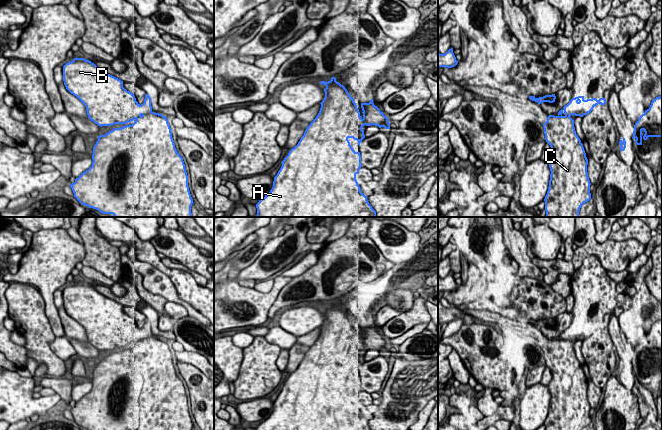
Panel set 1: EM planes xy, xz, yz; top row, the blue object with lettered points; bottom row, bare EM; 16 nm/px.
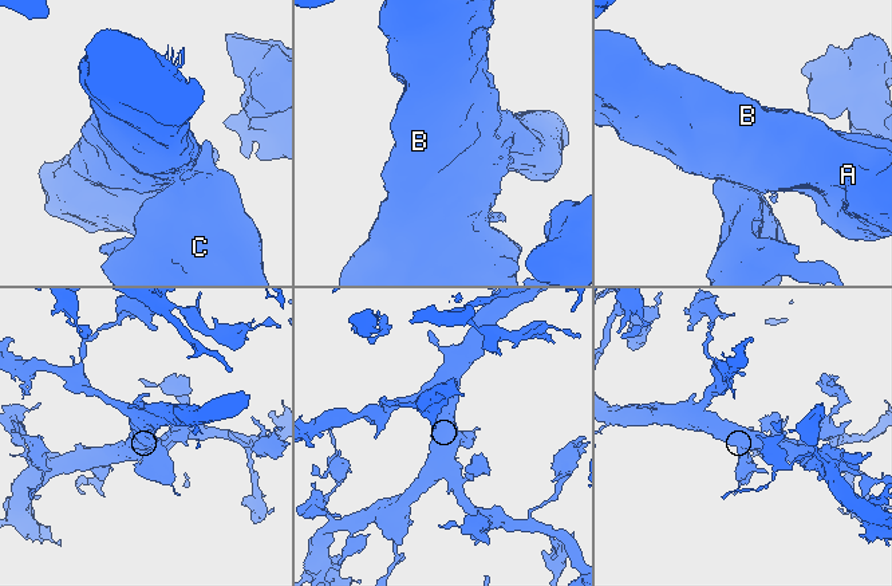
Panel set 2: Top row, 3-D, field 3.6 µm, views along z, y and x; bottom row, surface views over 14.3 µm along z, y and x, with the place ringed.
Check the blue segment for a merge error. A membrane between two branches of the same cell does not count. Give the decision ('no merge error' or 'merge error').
merge error

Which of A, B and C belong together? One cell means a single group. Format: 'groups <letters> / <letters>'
groups A B / C

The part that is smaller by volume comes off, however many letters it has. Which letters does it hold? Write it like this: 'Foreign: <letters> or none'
Foreign: C

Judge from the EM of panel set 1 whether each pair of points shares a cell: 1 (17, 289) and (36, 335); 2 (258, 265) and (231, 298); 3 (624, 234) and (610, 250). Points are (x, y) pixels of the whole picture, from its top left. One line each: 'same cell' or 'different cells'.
1: same cell
2: same cell
3: different cells

